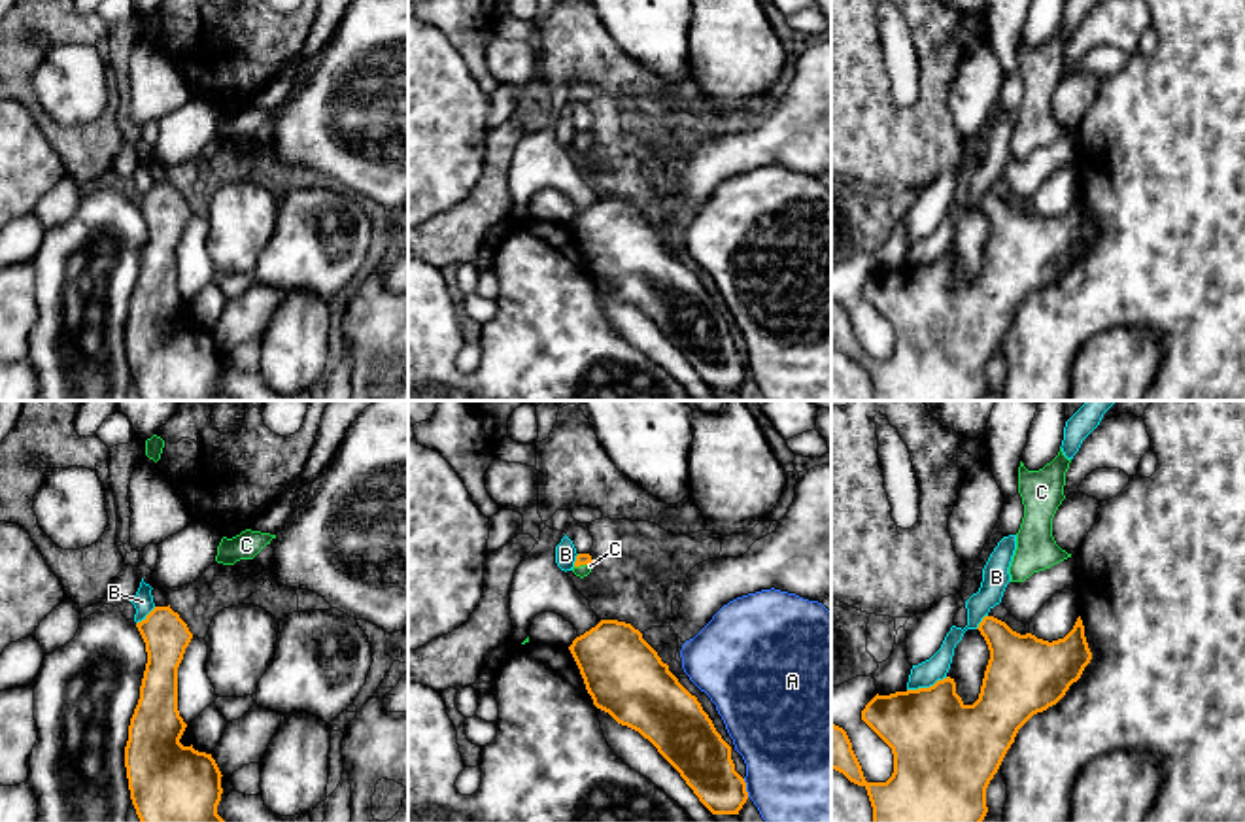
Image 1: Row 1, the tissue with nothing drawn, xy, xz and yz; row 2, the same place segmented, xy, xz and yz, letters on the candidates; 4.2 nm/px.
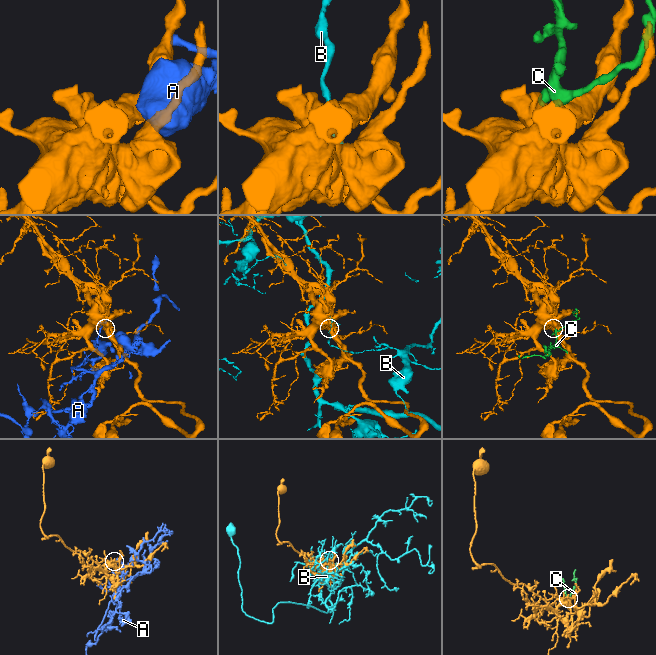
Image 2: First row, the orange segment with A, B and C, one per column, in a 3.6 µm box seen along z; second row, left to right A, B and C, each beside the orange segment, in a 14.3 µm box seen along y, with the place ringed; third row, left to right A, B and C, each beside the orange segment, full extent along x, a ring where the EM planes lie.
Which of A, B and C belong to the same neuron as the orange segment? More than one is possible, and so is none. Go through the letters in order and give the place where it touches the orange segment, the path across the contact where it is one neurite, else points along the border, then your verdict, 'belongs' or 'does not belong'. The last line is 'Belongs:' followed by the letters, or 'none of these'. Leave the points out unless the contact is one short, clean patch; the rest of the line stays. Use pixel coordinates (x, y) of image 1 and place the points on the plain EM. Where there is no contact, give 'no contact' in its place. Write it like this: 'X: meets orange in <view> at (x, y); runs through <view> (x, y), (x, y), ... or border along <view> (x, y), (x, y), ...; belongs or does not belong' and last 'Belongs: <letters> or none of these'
A: meets orange in xz at (745, 365); does not belong
B: meets orange in yz at (926, 265); does not belong
C: meets orange in xz at (582, 140); runs through xz (582, 135), (582, 140), (580, 148); belongs
Belongs: C

